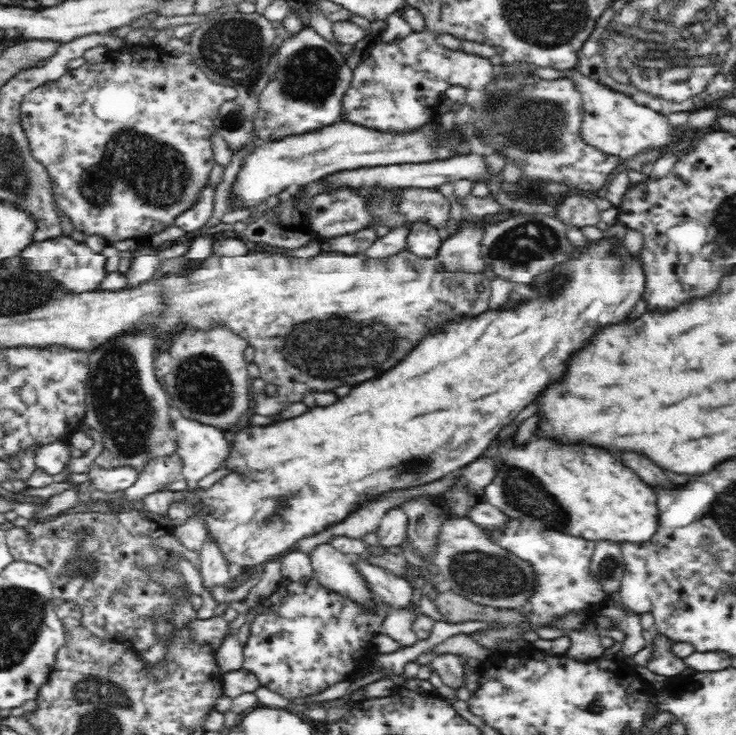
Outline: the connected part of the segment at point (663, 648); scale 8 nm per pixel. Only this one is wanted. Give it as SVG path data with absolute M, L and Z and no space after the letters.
M657 634L653 640L653 651L647 670L657 675L672 678L681 675L688 669L681 658L676 657L671 650L673 642L662 634Z

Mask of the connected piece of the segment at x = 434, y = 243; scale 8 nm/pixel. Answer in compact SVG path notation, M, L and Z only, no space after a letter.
M424 219L410 224L406 234L406 248L422 258L435 258L436 250L440 248L442 238L438 229Z

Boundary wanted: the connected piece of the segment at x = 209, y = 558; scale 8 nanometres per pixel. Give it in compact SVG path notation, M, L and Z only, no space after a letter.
M208 538L203 542L200 558L199 574L202 577L204 588L224 586L231 579L230 572L228 571L229 566L224 561L224 555L220 555L216 545L212 541L208 541Z

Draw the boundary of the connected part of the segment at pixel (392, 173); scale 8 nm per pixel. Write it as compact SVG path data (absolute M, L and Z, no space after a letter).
M469 154L456 156L448 160L434 160L422 164L392 164L391 166L374 166L373 168L358 168L357 170L344 170L326 177L326 183L334 187L386 187L388 189L406 189L408 187L434 189L448 182L460 180L476 182L492 182L492 176L488 174L488 166L483 156Z

